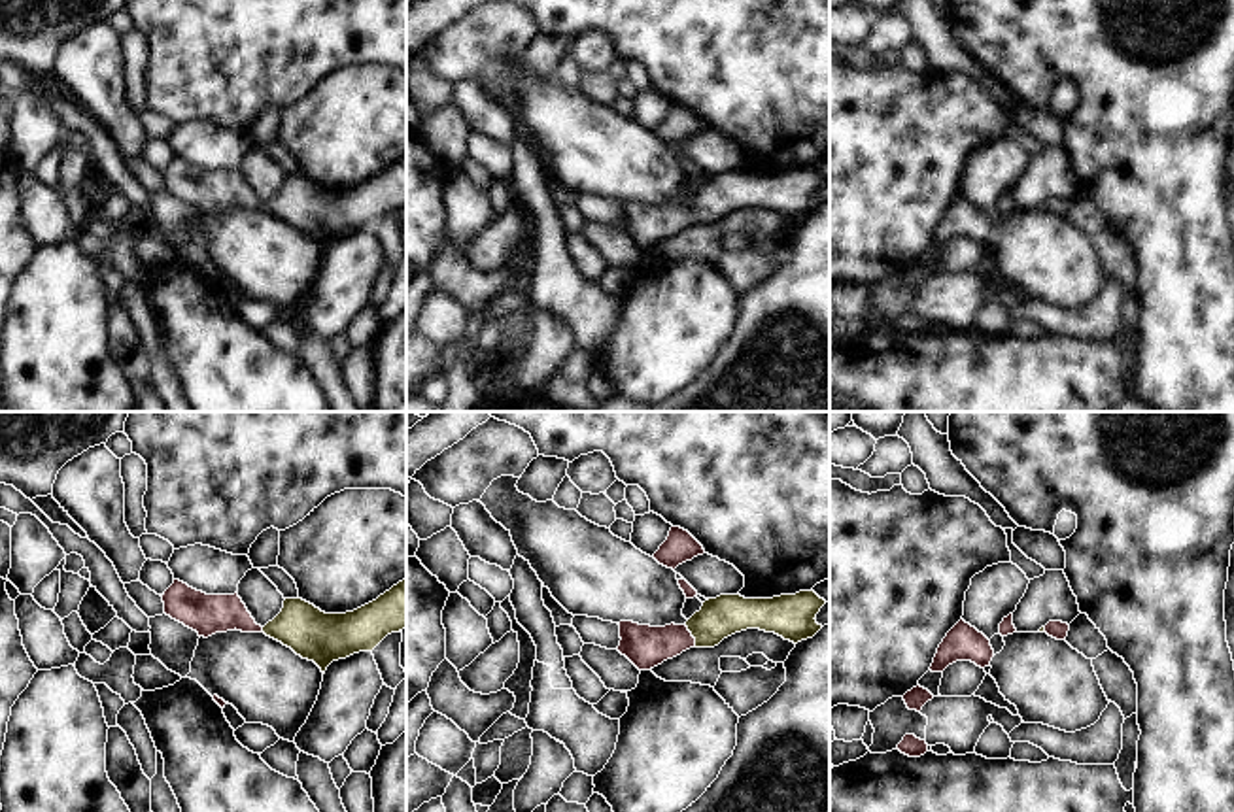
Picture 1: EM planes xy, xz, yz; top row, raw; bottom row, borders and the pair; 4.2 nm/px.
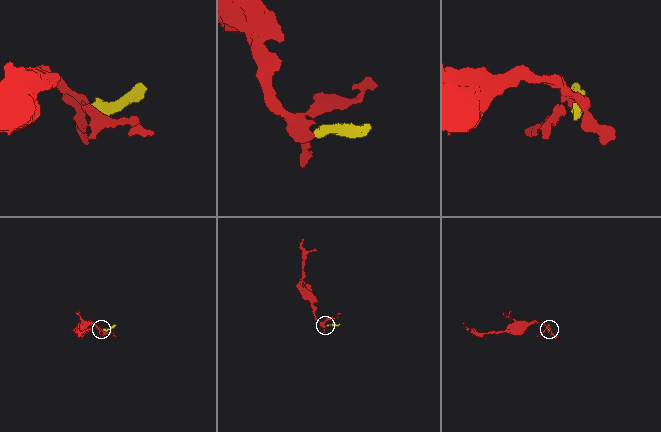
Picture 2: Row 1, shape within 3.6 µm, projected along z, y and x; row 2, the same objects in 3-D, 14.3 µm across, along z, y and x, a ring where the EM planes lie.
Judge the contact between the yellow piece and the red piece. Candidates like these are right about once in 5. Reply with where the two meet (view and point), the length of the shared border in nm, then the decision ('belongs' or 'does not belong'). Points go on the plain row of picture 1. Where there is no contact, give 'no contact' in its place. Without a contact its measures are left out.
meets yellow in xz at (692, 212); contact 110 nm long; belongs

